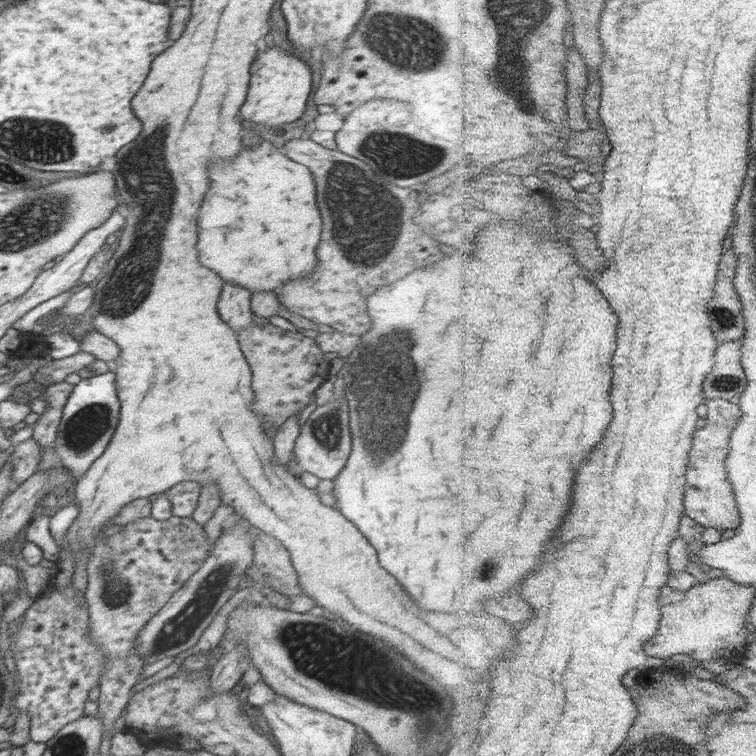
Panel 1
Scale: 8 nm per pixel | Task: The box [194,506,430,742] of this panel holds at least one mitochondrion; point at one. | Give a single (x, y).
(306, 648)

